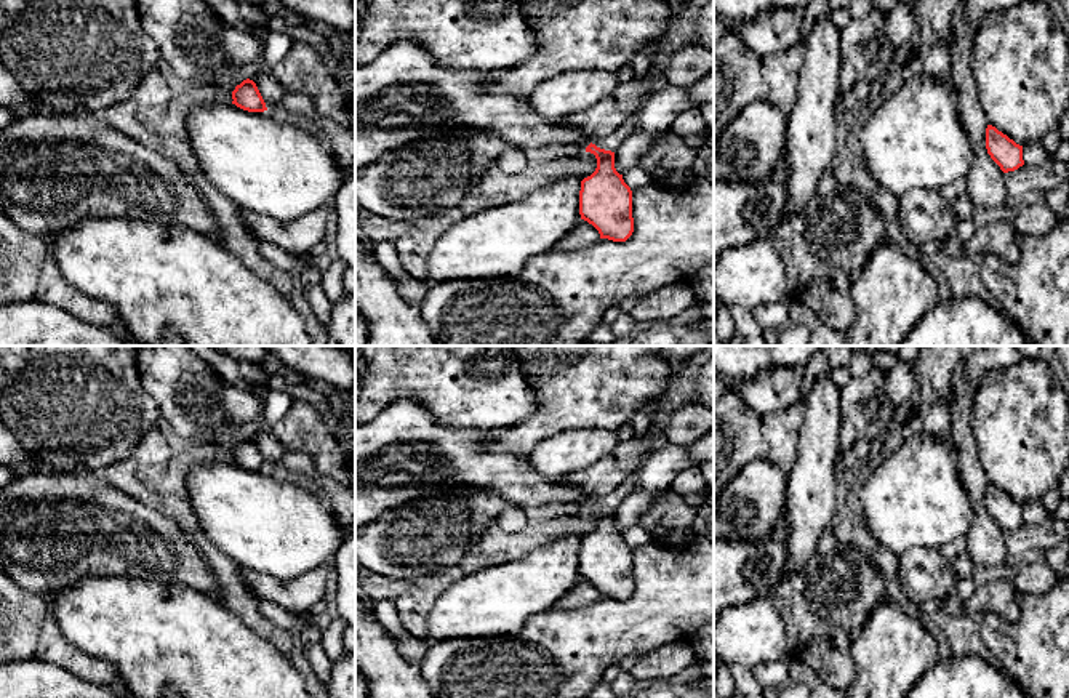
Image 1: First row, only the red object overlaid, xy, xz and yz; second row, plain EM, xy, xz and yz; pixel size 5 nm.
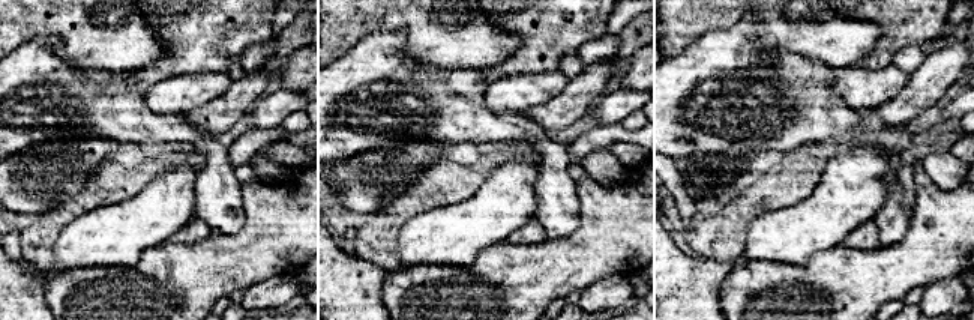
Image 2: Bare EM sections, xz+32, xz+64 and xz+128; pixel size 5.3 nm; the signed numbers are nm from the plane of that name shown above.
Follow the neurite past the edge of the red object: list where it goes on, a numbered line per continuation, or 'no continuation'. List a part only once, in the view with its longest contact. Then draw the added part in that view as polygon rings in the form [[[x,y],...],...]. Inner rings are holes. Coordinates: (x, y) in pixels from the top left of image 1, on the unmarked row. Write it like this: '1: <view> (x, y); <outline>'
1: xz (404, 452); [[[416,399],[395,400],[373,419],[355,424],[355,530],[427,491],[459,487],[486,490],[522,507],[549,503],[587,506],[592,501],[576,487],[567,485],[563,475],[539,475],[517,453],[490,450],[494,434],[491,429],[445,427]]]

